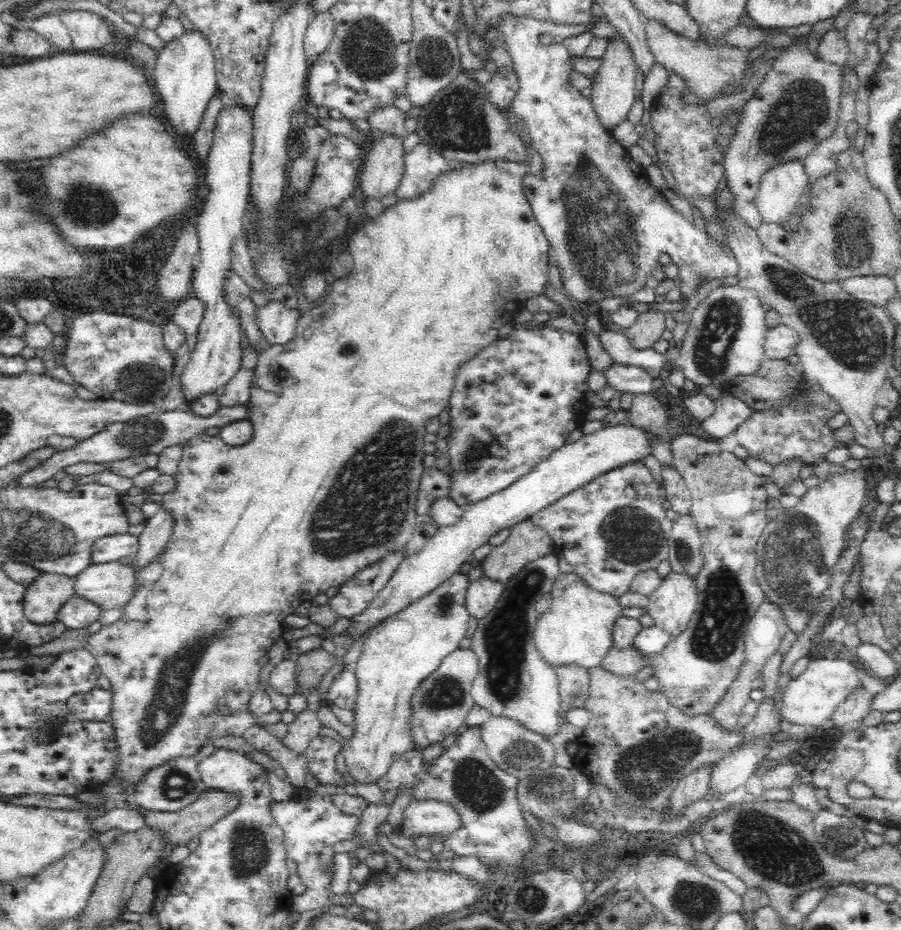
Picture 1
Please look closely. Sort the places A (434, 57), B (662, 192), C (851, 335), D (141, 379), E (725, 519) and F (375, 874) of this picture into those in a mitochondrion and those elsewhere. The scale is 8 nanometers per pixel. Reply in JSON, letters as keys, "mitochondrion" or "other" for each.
{"A":"mitochondrion","B":"other","C":"mitochondrion","D":"mitochondrion","E":"other","F":"other"}

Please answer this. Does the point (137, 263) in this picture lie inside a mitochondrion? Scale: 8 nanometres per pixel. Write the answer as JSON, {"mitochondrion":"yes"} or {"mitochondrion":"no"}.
{"mitochondrion":"no"}

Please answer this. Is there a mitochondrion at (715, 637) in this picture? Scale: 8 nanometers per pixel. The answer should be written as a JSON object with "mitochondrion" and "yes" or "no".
{"mitochondrion":"yes"}

